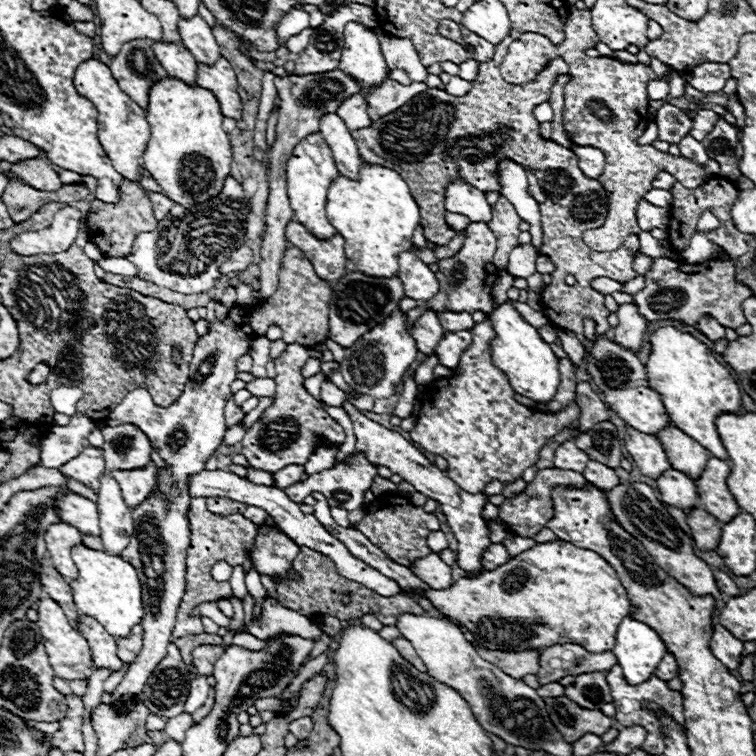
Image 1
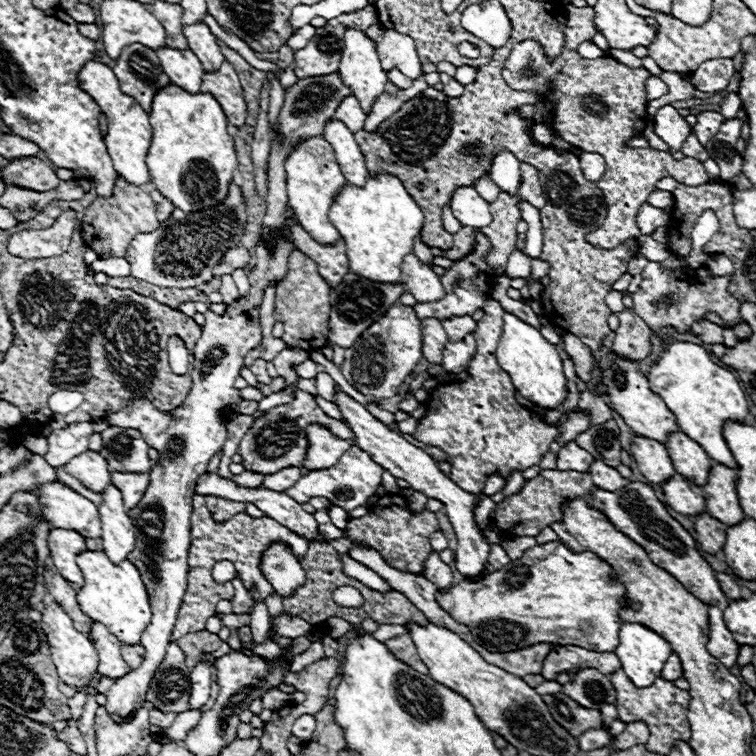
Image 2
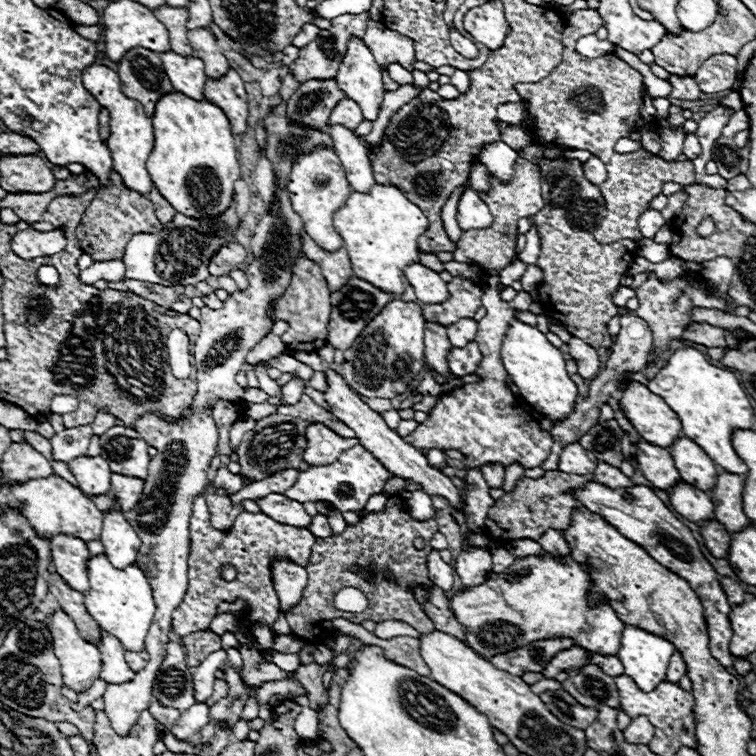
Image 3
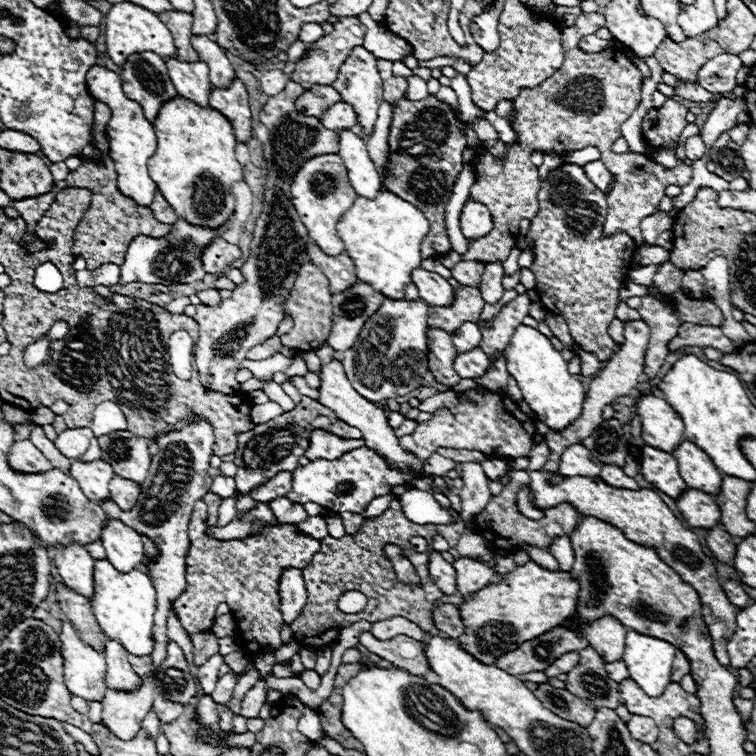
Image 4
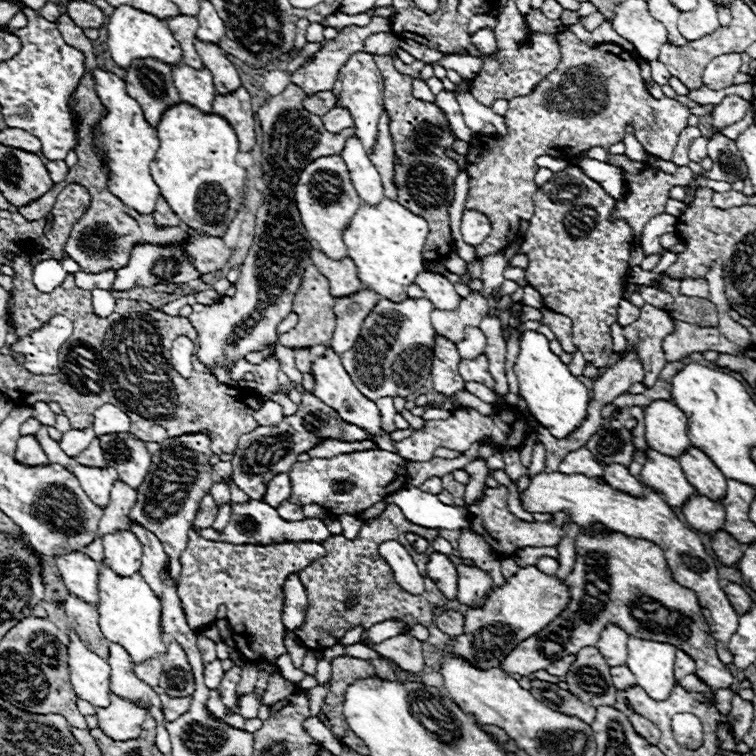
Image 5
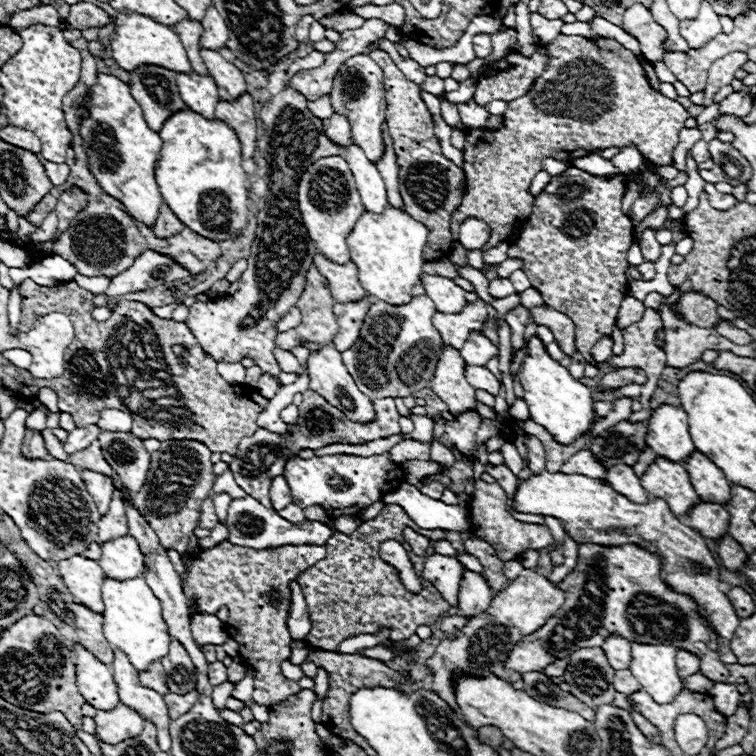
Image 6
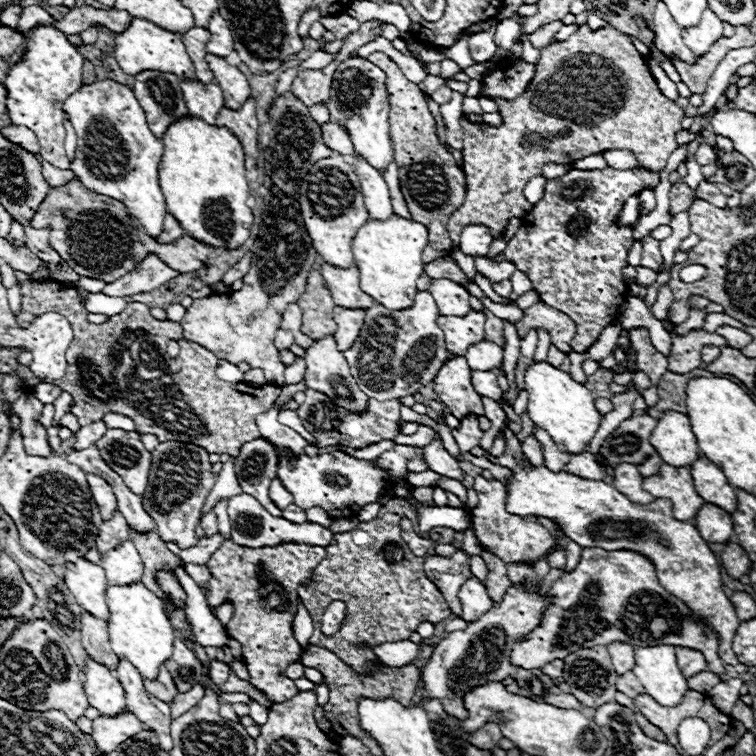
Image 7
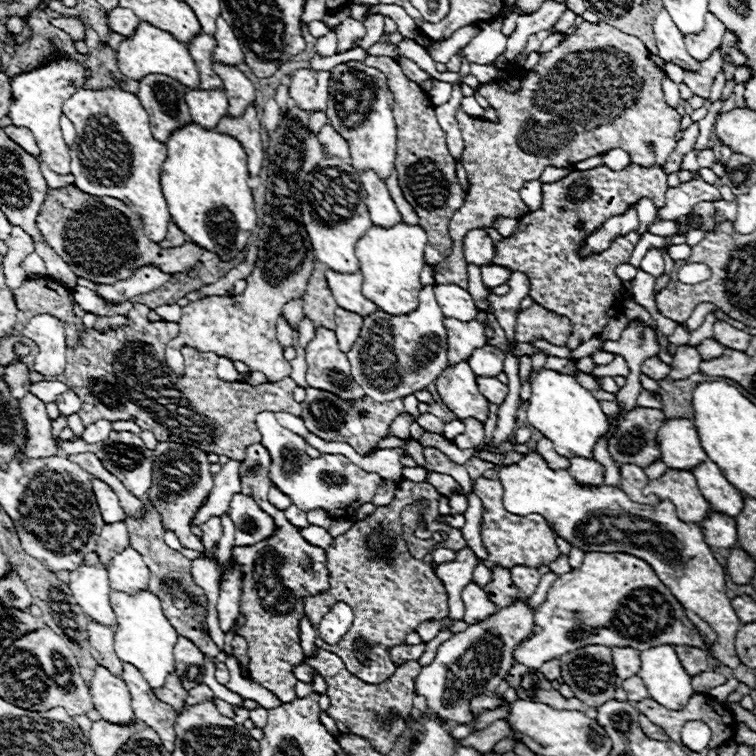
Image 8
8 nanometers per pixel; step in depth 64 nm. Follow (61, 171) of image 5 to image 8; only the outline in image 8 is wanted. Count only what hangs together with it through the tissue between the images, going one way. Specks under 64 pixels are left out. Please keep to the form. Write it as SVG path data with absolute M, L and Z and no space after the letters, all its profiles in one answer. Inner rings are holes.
M40 162L40 170L42 170L42 176L44 176L44 180L48 182L50 188L64 188L68 184L74 184L74 176L72 174L56 174L44 162Z

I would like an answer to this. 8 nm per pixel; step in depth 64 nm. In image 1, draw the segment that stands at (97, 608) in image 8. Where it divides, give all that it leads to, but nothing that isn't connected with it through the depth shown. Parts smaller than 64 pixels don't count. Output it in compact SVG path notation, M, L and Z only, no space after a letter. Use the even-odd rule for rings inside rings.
M56 522L46 528L44 538L46 538L48 558L52 560L52 566L56 566L56 570L60 574L64 574L64 578L68 578L68 580L76 578L78 570L72 562L70 550L72 550L72 546L76 546L76 542L82 542L82 532L70 524Z

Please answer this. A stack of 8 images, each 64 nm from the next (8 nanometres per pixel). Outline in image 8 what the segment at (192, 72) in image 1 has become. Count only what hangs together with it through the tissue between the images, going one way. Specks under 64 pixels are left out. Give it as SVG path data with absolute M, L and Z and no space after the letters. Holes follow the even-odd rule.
M186 90L186 102L190 108L190 116L200 126L214 130L216 122L226 114L228 100L224 90Z

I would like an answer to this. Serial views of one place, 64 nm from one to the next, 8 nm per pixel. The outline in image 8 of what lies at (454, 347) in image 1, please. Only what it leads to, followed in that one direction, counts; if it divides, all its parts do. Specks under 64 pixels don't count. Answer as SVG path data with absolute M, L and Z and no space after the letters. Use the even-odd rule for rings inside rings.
M478 376L476 378L476 384L478 384L478 390L480 394L494 402L494 404L502 404L506 394L508 394L508 386L504 386L502 382L498 382L496 378L490 378L490 376Z

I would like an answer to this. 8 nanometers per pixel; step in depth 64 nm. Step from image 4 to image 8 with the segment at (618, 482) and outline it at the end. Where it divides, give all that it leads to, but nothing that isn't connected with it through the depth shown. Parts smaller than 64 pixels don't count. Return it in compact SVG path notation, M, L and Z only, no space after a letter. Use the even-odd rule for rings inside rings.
M622 464L620 466L620 490L624 490L628 494L628 498L632 498L632 502L640 502L640 504L652 504L652 502L660 502L658 496L654 494L644 494L642 488L648 484L648 476L644 474L644 470L636 464Z

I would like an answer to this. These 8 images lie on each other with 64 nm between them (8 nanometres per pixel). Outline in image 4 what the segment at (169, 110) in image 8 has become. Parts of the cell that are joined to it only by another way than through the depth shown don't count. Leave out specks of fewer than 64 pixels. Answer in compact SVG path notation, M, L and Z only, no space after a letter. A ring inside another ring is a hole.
M152 52L132 54L124 62L120 78L124 84L130 86L130 88L124 88L124 94L140 102L150 122L154 122L160 106L166 100L178 96L172 82L168 80L166 62L158 58L158 54L152 54Z

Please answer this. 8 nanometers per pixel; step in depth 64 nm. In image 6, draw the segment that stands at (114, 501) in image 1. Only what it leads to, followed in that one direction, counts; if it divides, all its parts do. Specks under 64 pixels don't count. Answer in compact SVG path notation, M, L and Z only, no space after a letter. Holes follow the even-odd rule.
M126 534L102 544L102 558L98 560L110 578L136 578L144 572L144 560L134 536Z

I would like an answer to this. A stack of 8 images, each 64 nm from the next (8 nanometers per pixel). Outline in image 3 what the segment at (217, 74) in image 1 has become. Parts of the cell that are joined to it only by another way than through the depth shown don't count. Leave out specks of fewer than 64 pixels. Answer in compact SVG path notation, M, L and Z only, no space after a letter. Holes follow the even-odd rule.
M228 68L228 72L222 78L206 78L204 84L204 96L210 102L216 102L230 120L230 126L236 134L246 132L248 124L248 100L246 100L246 90L236 74L236 70Z

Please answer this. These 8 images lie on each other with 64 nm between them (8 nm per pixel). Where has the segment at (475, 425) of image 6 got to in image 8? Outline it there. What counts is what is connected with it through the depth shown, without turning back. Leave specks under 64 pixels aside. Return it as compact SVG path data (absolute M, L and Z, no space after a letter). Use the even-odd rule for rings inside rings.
M466 418L464 420L464 434L458 434L454 438L456 446L460 450L466 450L466 448L474 448L474 446L480 446L482 444L482 424L476 420L476 418Z

